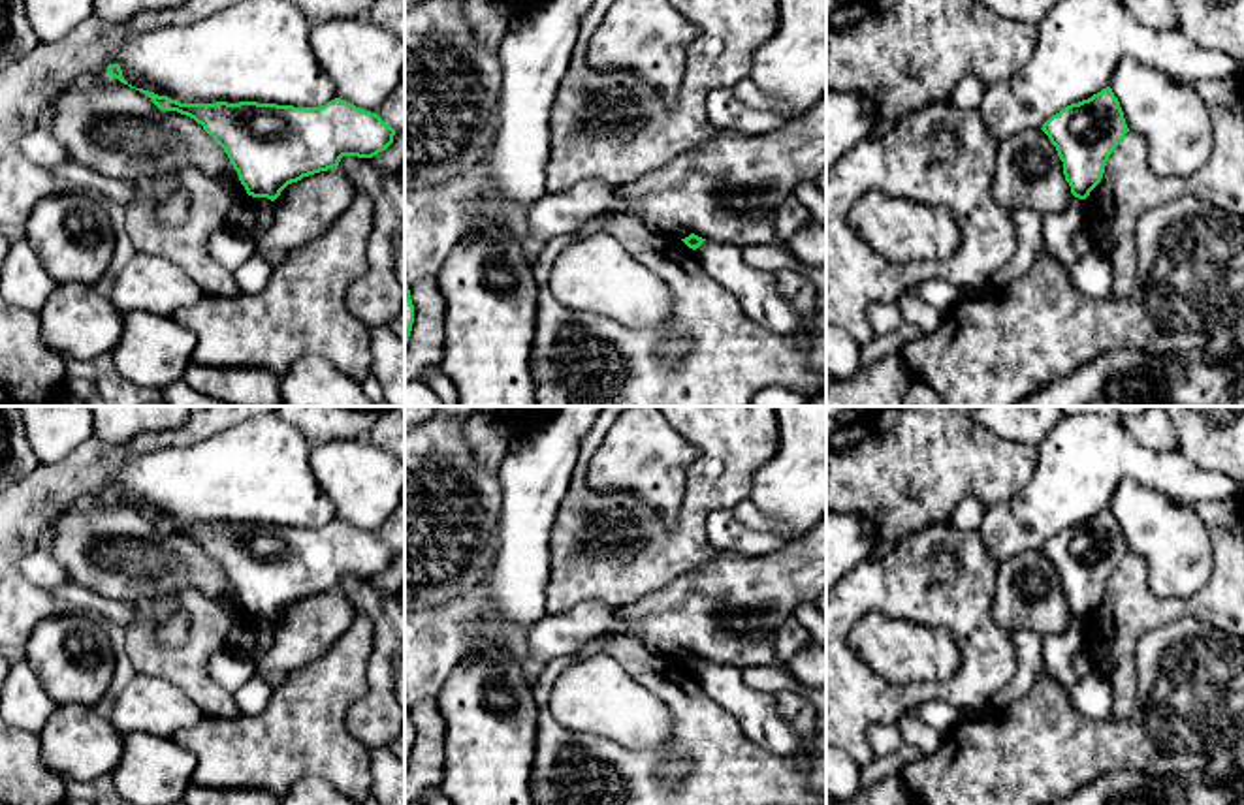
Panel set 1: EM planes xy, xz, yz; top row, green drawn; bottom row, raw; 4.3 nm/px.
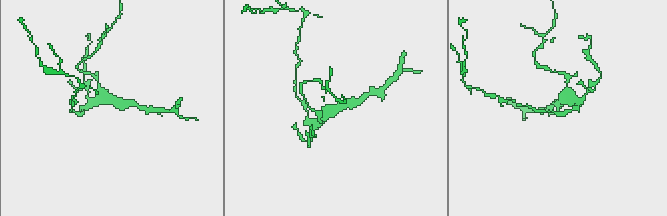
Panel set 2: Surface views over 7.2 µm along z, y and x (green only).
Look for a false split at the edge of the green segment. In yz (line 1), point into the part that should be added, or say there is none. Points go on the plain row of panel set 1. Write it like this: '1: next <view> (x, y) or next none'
1: next none

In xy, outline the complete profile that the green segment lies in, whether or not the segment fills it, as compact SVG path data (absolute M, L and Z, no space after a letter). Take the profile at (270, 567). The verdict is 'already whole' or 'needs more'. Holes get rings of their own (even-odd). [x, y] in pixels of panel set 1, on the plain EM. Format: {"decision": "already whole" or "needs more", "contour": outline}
{"decision": "already whole", "contour": "M136 510L147 515L152 525L162 532L177 532L194 540L203 551L224 570L230 585L239 596L241 606L252 619L267 619L275 623L280 613L301 602L303 598L327 592L339 587L343 577L373 579L386 572L393 564L395 551L388 547L376 534L365 532L348 525L341 519L327 523L322 529L294 529L277 525L258 525L258 523L216 523L216 525L181 525L167 517L158 517L154 513Z"}

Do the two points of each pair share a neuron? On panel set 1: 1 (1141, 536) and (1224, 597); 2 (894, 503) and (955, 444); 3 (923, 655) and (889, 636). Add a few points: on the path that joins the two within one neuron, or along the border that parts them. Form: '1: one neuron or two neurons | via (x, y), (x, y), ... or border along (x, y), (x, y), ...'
1: two neurons | border along (1211, 540), (1209, 580), (1190, 595), (1164, 600)
2: one neuron | via (909, 488), (940, 457)
3: one neuron | via (915, 653), (906, 653), (896, 644)

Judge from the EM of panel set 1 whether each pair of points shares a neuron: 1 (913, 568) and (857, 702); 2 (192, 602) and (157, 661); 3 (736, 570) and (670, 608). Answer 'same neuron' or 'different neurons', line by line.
1: same neuron
2: same neuron
3: same neuron

